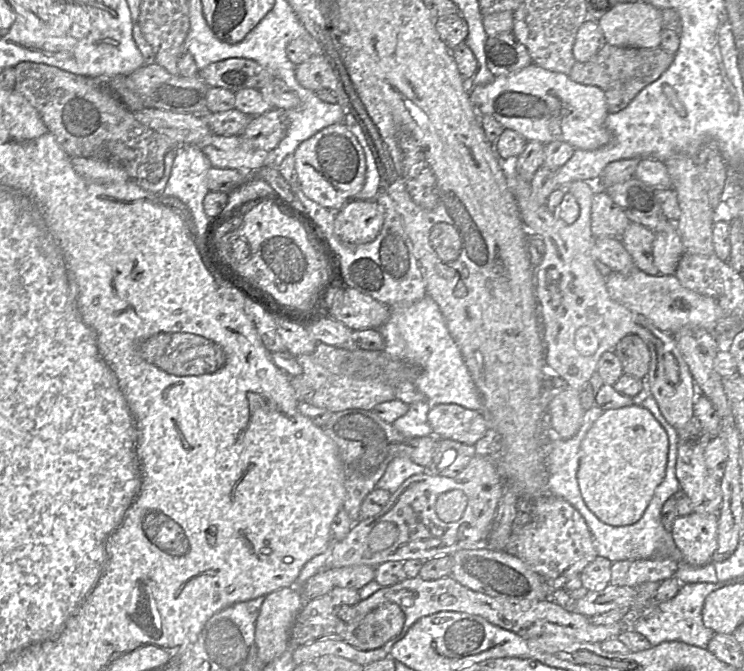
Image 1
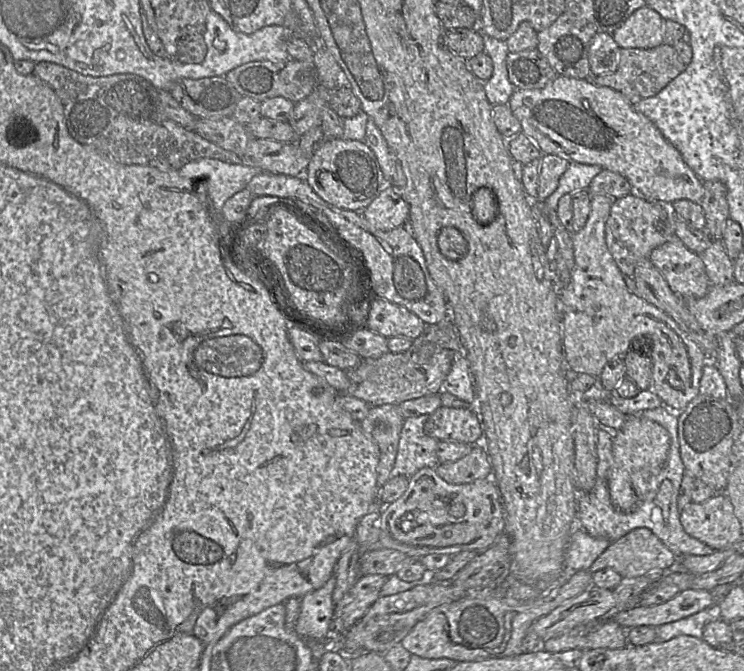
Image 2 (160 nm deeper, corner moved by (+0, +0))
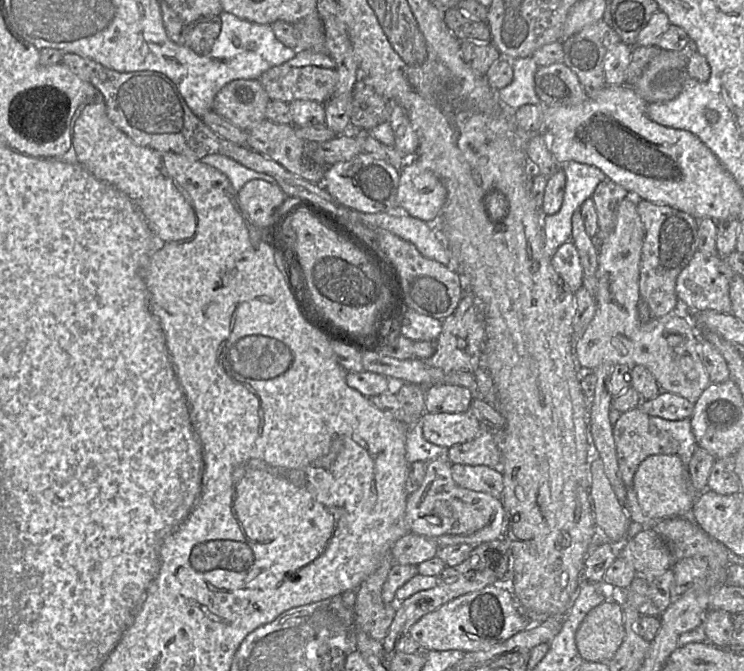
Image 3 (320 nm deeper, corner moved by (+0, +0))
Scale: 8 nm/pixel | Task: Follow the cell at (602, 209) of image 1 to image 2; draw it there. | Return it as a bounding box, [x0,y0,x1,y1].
[605,193,679,277]

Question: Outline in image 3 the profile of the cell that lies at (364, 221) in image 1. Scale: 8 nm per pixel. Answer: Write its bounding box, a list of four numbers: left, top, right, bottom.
[397,158,447,222]

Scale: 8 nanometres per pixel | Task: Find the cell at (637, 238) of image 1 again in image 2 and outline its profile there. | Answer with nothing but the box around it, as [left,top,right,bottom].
[649,237,711,299]

